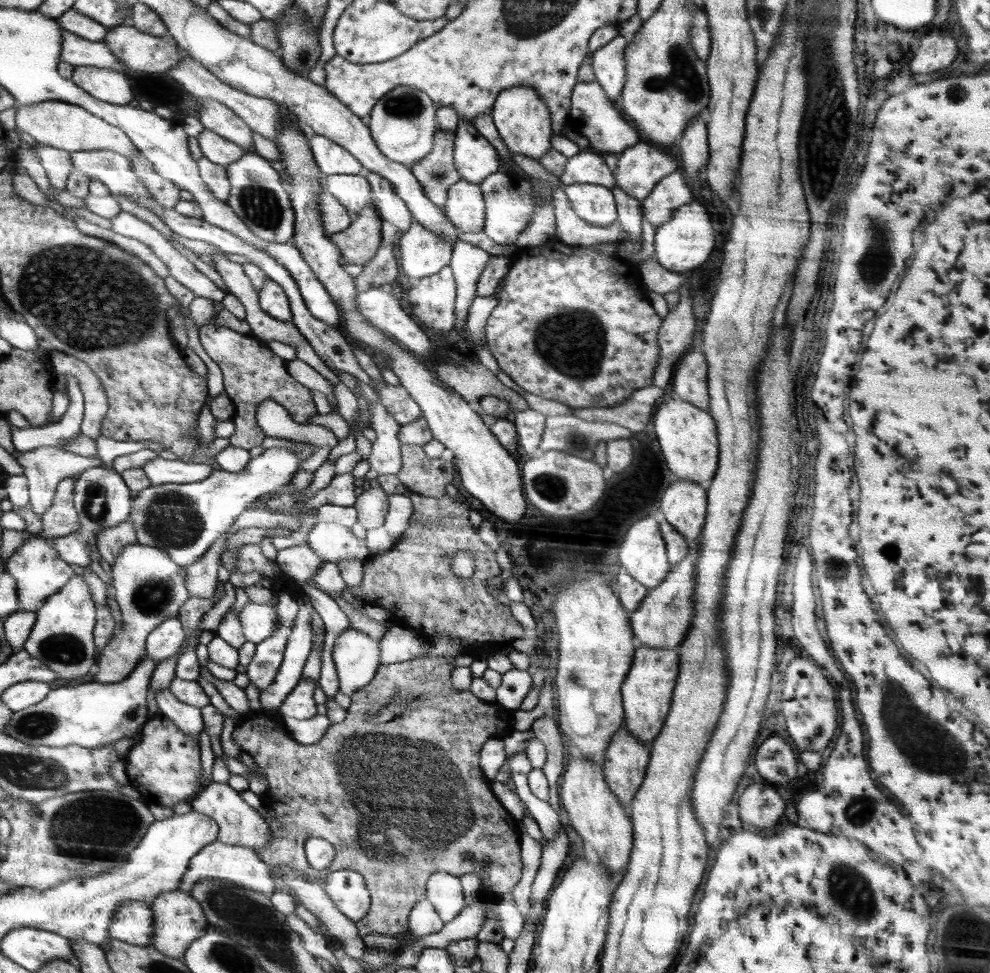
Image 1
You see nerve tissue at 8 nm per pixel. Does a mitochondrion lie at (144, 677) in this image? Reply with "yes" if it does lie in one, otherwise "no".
no

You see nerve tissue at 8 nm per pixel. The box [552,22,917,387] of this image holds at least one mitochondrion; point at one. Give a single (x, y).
(684, 75)

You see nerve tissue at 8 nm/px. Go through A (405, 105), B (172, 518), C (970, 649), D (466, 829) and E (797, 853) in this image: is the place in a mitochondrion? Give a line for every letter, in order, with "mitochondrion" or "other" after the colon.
A: mitochondrion
B: mitochondrion
C: other
D: mitochondrion
E: other

